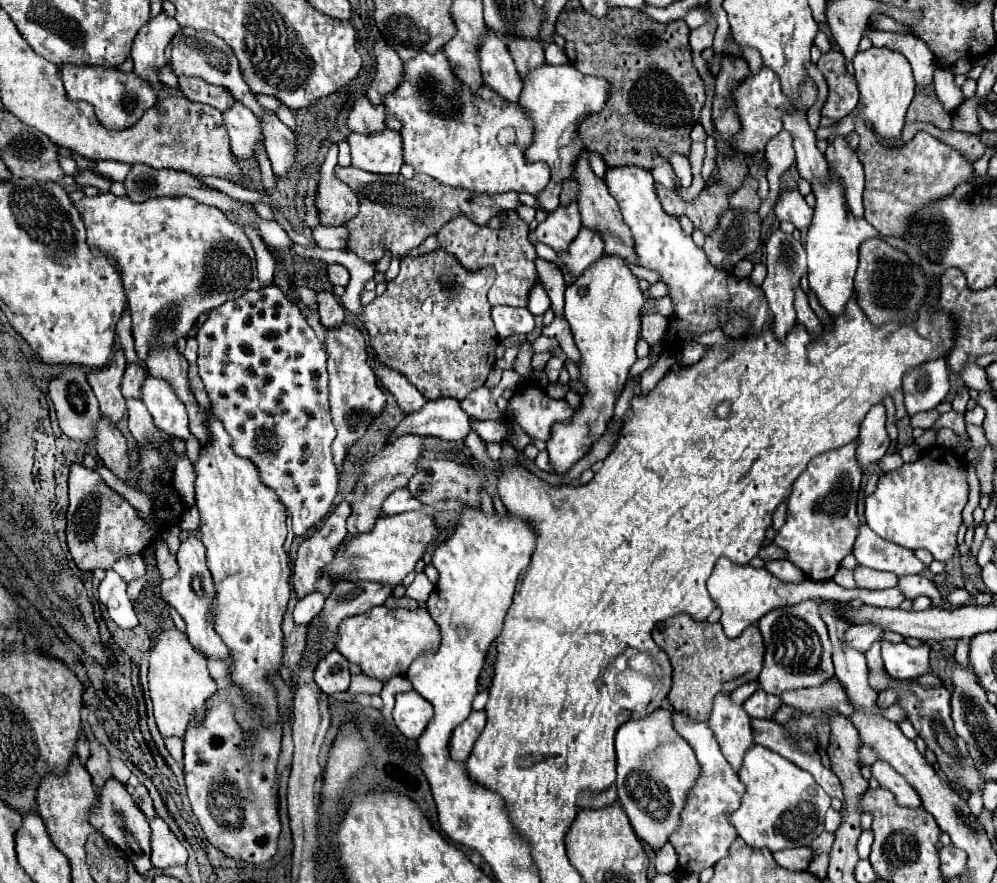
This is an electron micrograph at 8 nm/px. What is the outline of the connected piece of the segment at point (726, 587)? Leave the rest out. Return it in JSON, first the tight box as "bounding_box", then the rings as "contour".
{"bounding_box":[707,557,857,637],"contour":[[[721,557],[715,567],[713,573],[707,581],[707,589],[711,593],[711,597],[715,599],[717,607],[723,611],[721,615],[721,625],[725,629],[727,637],[737,637],[741,635],[741,631],[753,623],[757,623],[763,615],[767,615],[769,611],[777,609],[777,607],[785,607],[785,605],[797,605],[805,599],[839,599],[839,601],[853,601],[857,597],[857,589],[843,589],[839,587],[835,581],[801,581],[801,583],[783,583],[779,581],[775,575],[771,575],[765,567],[755,569],[751,565],[737,565],[733,561],[729,561],[727,557]]]}

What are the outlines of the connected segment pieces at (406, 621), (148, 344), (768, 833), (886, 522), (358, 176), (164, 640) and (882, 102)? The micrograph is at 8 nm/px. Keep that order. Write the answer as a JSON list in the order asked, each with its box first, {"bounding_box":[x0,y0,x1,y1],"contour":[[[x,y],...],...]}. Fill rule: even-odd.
[{"bounding_box":[335,607,439,681],"contour":[[[371,607],[361,615],[347,617],[337,629],[335,649],[347,657],[349,663],[361,665],[363,673],[375,677],[379,681],[391,679],[397,675],[405,675],[409,663],[425,653],[437,649],[439,643],[437,623],[433,623],[427,609],[419,607],[417,611],[409,609],[387,609],[387,607]]]},{"bounding_box":[73,193,261,359],"contour":[[[113,193],[83,197],[73,205],[85,223],[91,251],[103,253],[121,269],[123,287],[129,299],[129,313],[133,319],[131,329],[135,351],[141,359],[147,359],[151,349],[173,347],[181,337],[189,337],[189,331],[201,313],[207,313],[245,291],[261,287],[257,283],[255,251],[249,237],[241,225],[231,223],[217,207],[197,203],[189,197],[159,197],[133,203],[127,197],[115,197]]]},{"bounding_box":[731,745,831,853],"contour":[[[753,745],[745,753],[739,779],[745,783],[747,791],[741,799],[741,807],[731,815],[731,821],[737,835],[749,847],[767,847],[773,853],[789,847],[805,847],[825,831],[823,821],[831,797],[807,771],[799,769],[785,757],[763,745]]]},{"bounding_box":[865,447,969,563],"contour":[[[931,447],[915,463],[883,473],[873,495],[865,499],[867,525],[883,539],[915,549],[927,549],[937,561],[947,563],[957,549],[957,531],[961,525],[961,511],[967,503],[969,483],[967,467],[949,447]]]},{"bounding_box":[335,167,519,263],"contour":[[[335,167],[337,177],[345,181],[355,195],[359,197],[361,209],[355,219],[347,223],[351,231],[349,249],[353,249],[367,263],[377,263],[383,253],[391,253],[395,257],[405,257],[413,249],[417,249],[429,235],[437,233],[453,215],[467,215],[471,221],[485,225],[491,217],[503,211],[515,211],[519,203],[519,193],[509,191],[501,195],[473,195],[469,191],[453,189],[443,185],[429,175],[415,175],[413,179],[405,179],[403,175],[375,175],[355,167]]]},{"bounding_box":[149,629,217,737],"contour":[[[173,629],[163,631],[149,655],[149,689],[155,709],[155,721],[163,737],[183,737],[191,721],[205,719],[207,703],[217,693],[217,683],[207,671],[207,659],[195,651],[185,633]]]},{"bounding_box":[853,47,915,139],"contour":[[[871,47],[865,53],[857,53],[853,57],[853,67],[855,67],[855,81],[857,81],[857,89],[859,89],[859,117],[863,121],[869,121],[873,131],[887,139],[901,139],[901,129],[905,125],[905,113],[909,103],[913,101],[915,95],[915,81],[913,81],[913,73],[911,73],[911,65],[909,61],[895,51],[889,49],[877,49]]]}]

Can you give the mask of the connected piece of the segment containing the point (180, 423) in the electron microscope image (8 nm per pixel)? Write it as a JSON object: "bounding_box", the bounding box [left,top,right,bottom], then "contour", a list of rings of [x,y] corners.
{"bounding_box":[141,375,191,441],"contour":[[[147,375],[141,401],[149,409],[155,425],[161,431],[181,441],[187,441],[191,437],[185,407],[181,407],[181,401],[177,399],[177,395],[173,395],[173,389],[163,379],[153,379],[151,375]]]}

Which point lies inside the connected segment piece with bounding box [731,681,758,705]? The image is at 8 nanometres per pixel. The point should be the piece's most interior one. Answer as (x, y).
(740, 695)

